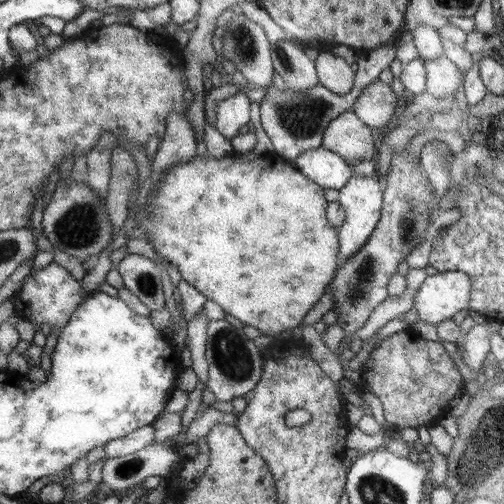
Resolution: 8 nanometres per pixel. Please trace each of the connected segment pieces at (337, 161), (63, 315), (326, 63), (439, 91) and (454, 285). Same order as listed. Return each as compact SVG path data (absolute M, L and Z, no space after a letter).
M322 146L306 150L292 164L323 189L340 190L354 174L353 166Z
M52 261L44 269L31 272L25 278L20 290L12 297L16 315L32 322L38 331L41 330L42 324L48 324L60 332L72 316L73 310L76 310L76 307L88 296L81 284L82 280L76 281L67 269Z
M331 51L320 52L315 61L319 82L333 93L348 94L355 83L356 73L350 64Z
M444 55L436 60L428 60L425 63L427 70L428 92L435 98L443 98L448 94L458 94L457 90L463 86L464 73Z
M460 271L428 275L415 295L414 310L419 320L435 326L458 312L466 312L477 324L487 323L490 318L469 305L471 288L470 277Z

